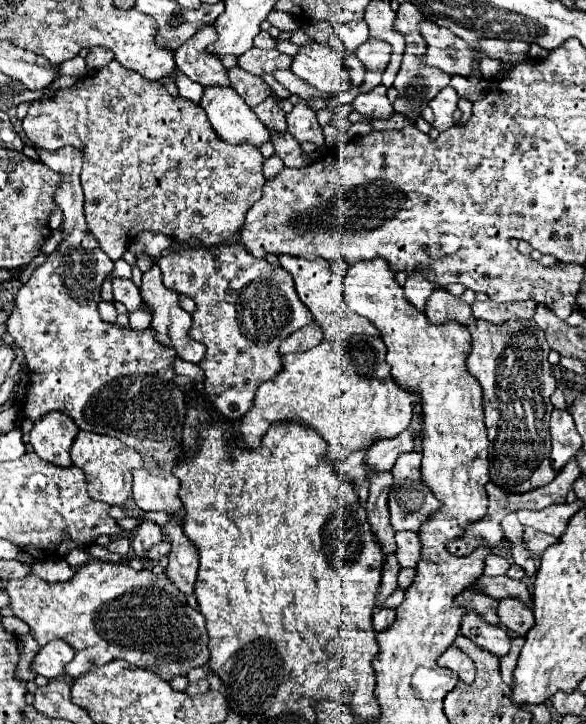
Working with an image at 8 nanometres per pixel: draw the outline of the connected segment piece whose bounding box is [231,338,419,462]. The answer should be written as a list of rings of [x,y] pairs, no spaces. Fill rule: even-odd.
[[[359,338],[359,340],[355,340],[355,342],[323,342],[323,344],[319,344],[319,346],[311,348],[311,350],[307,350],[307,352],[283,355],[281,360],[283,360],[283,370],[281,370],[271,382],[263,382],[263,384],[259,386],[253,408],[241,418],[239,426],[235,428],[235,434],[233,434],[233,440],[231,440],[233,446],[237,446],[237,448],[257,448],[257,446],[261,444],[261,440],[263,440],[263,436],[265,436],[265,432],[269,430],[271,424],[275,424],[275,422],[297,422],[297,424],[305,424],[305,426],[313,428],[315,432],[319,432],[319,436],[323,436],[323,440],[327,442],[327,456],[325,456],[325,458],[331,460],[331,462],[339,462],[339,460],[345,460],[345,458],[347,458],[349,454],[353,454],[355,450],[363,450],[363,448],[371,446],[371,444],[377,442],[377,440],[395,438],[397,434],[401,434],[403,430],[409,428],[409,422],[411,422],[411,416],[413,416],[413,406],[419,402],[419,396],[415,396],[415,394],[411,394],[411,392],[403,392],[403,388],[399,388],[399,386],[391,380],[391,376],[389,376],[389,372],[387,372],[387,362],[385,362],[385,344],[383,344],[379,338]]]

